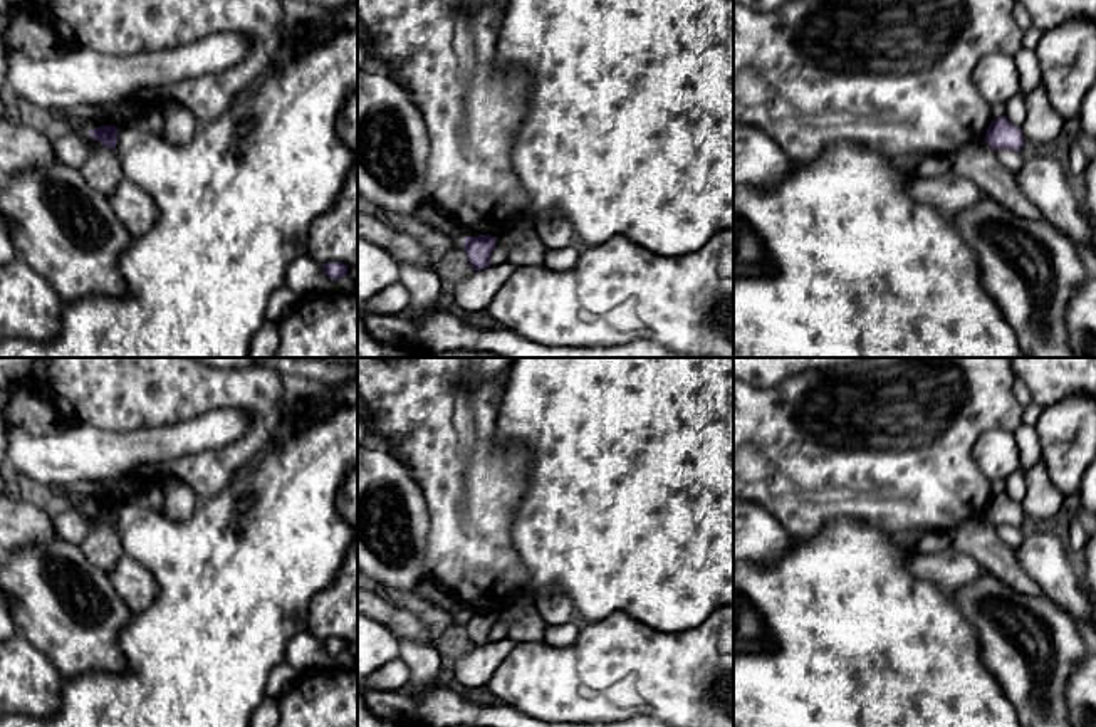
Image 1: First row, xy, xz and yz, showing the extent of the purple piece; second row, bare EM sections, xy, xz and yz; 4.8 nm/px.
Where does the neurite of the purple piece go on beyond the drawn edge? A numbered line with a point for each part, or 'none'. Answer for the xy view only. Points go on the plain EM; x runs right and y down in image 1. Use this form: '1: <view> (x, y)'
none

